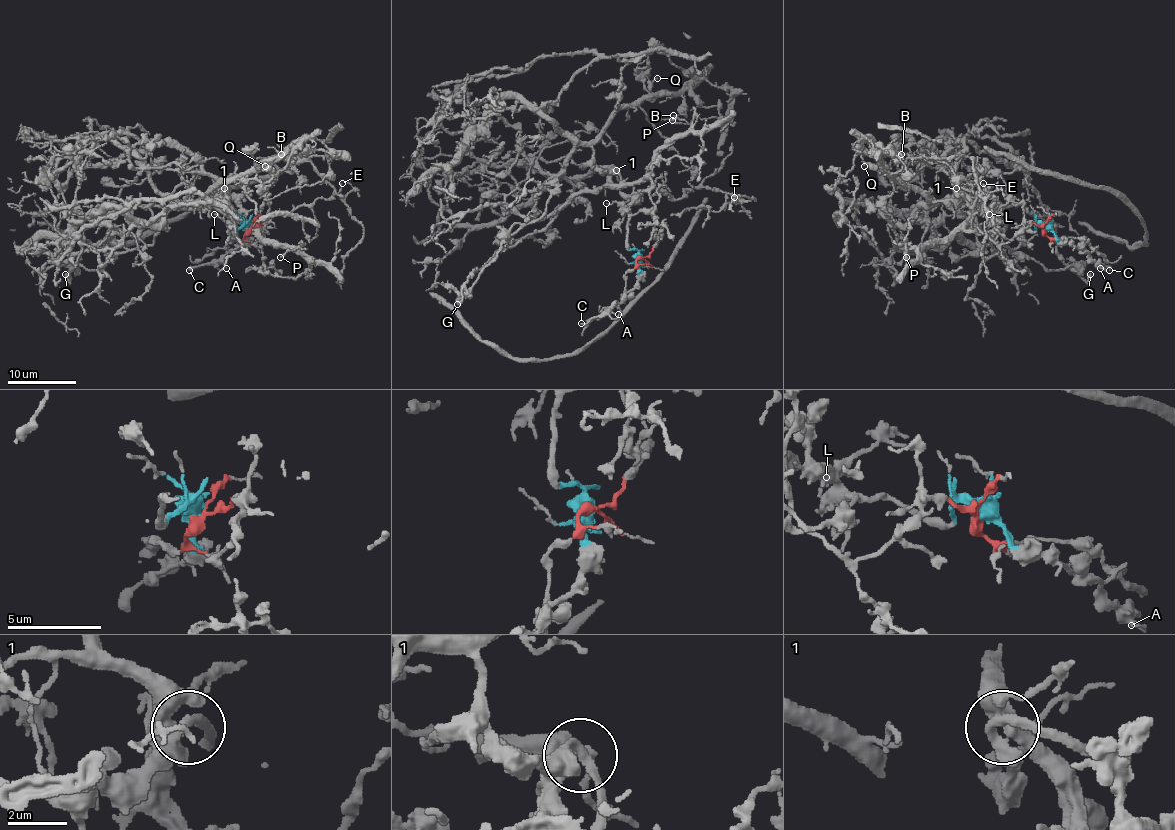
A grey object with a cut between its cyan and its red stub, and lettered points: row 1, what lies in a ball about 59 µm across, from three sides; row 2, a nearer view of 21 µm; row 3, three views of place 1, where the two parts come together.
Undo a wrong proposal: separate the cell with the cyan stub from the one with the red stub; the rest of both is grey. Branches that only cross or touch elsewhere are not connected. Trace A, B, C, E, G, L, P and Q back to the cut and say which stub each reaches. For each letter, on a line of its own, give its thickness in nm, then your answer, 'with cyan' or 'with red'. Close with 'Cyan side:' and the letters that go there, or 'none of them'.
A: 150 nm | with cyan
B: 150 nm | with cyan
C: 280 nm | with cyan
E: 140 nm | with red
G: 360 nm | with red
L: 180 nm | with cyan
P: 190 nm | with red
Q: 150 nm | with cyan
Cyan side: A, B, C, L, Q

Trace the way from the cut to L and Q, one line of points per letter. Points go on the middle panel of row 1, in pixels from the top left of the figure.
L: (640, 259), (637, 250), (628, 245), (628, 214), (616, 202), (606, 204)
Q: (640, 259), (628, 245), (631, 199), (619, 190), (618, 171), (602, 171), (594, 161), (592, 142), (657, 77)

